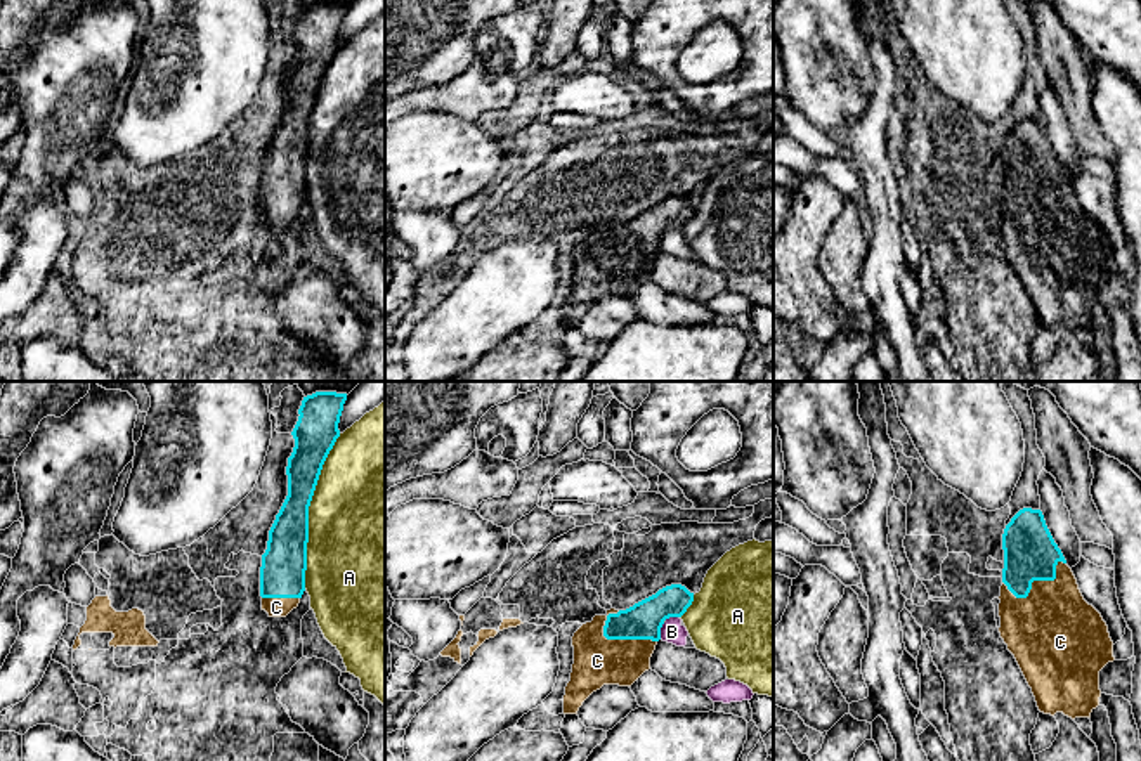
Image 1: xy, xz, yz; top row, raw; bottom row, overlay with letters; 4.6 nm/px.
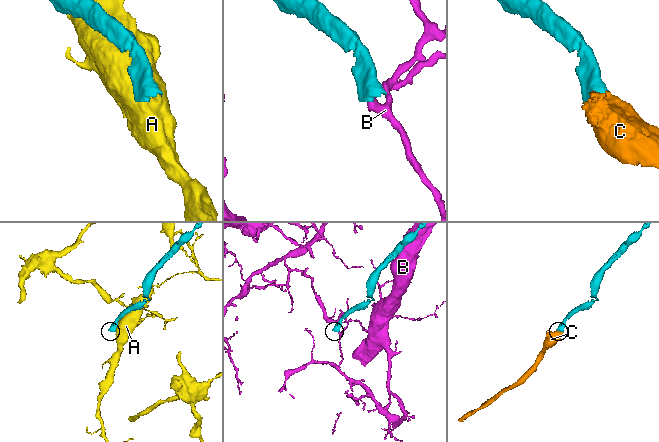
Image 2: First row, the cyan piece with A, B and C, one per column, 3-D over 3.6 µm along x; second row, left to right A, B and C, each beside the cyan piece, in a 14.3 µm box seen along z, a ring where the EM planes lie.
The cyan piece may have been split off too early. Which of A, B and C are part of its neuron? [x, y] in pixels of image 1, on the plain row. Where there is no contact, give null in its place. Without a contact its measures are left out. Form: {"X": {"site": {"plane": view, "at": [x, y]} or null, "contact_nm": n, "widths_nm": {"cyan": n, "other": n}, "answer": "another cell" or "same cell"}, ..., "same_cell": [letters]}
{"A": {"site": {"plane": "xy", "at": [307, 123]}, "contact_nm": 750, "widths_nm": {"cyan": 200, "other": 500}, "answer": "another cell"}, "B": {"site": {"plane": "xz", "at": [659, 243]}, "contact_nm": 80, "widths_nm": {"cyan": 170, "other": 110}, "answer": "another cell"}, "C": {"site": {"plane": "yz", "at": [1036, 191]}, "contact_nm": 320, "widths_nm": {"cyan": 260, "other": 400}, "answer": "same cell"}, "same_cell": ["C"]}

